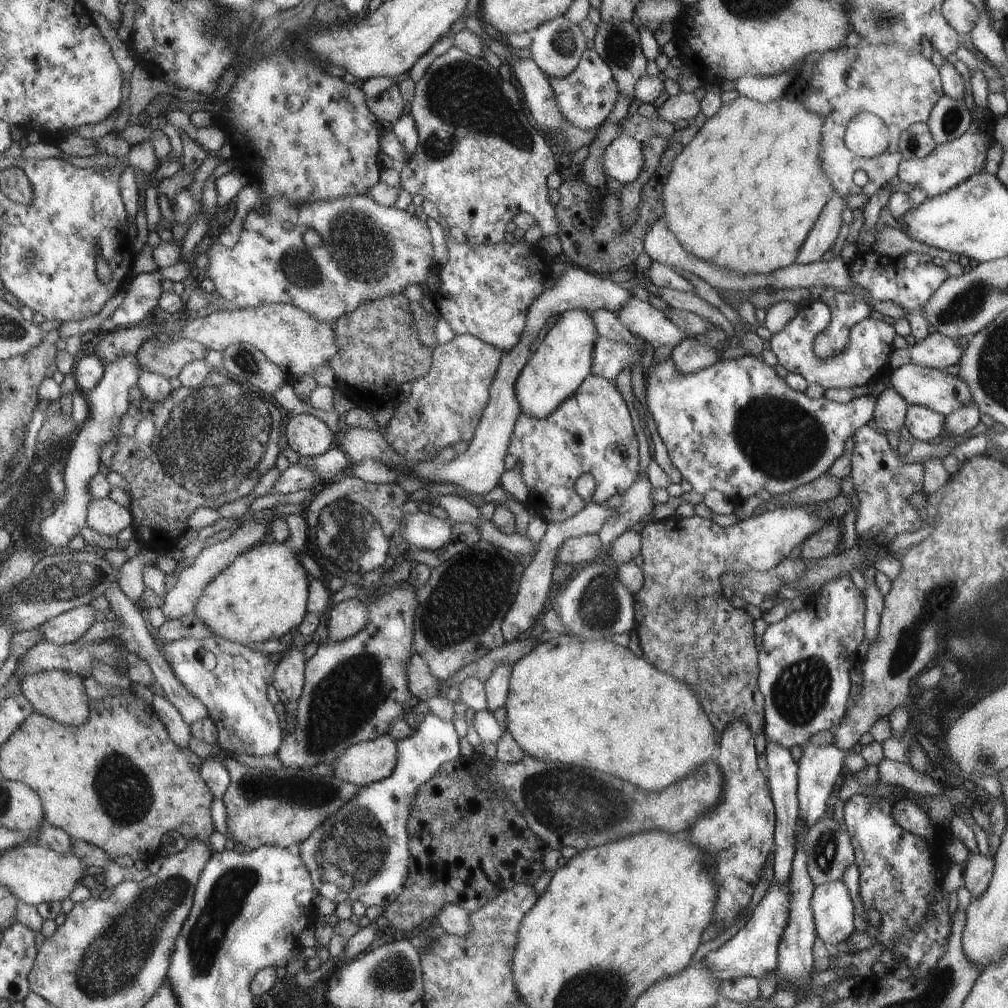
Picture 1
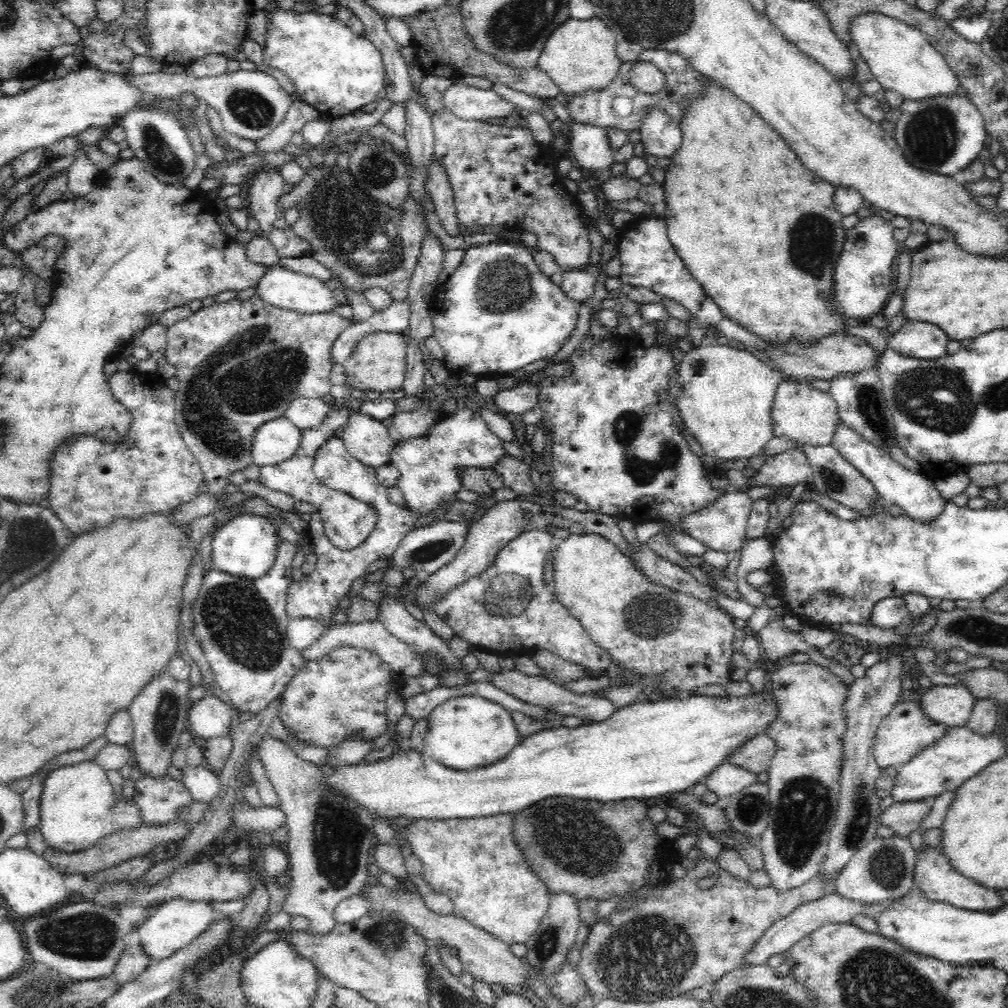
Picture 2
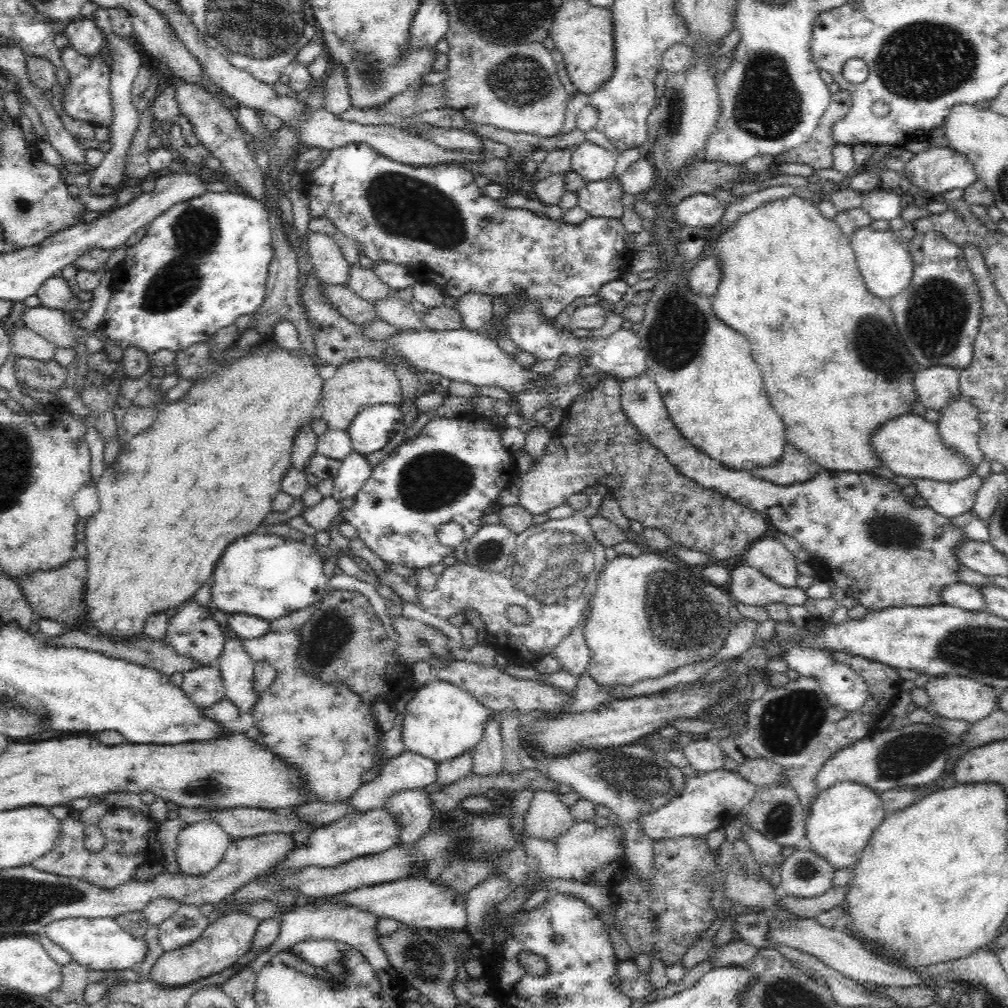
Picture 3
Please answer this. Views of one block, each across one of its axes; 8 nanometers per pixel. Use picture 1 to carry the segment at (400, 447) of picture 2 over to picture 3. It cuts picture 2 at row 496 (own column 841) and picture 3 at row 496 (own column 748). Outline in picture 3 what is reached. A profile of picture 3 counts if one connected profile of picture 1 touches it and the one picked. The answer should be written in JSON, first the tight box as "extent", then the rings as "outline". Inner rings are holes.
{"extent":[341,416,517,569],"outline":[[[438,416],[430,419],[424,428],[420,430],[418,436],[414,436],[412,440],[408,440],[408,442],[399,445],[397,449],[394,449],[389,456],[386,456],[384,460],[380,461],[372,469],[370,478],[364,482],[364,486],[361,486],[358,494],[347,504],[347,507],[342,510],[341,514],[348,524],[352,524],[352,526],[356,528],[358,536],[364,541],[366,546],[388,564],[402,564],[402,566],[406,566],[406,568],[424,569],[432,564],[442,563],[443,558],[452,553],[453,549],[442,546],[442,544],[436,540],[438,526],[444,524],[444,522],[458,522],[460,526],[464,527],[466,540],[471,539],[483,524],[481,518],[485,514],[484,510],[486,510],[492,502],[496,502],[498,494],[510,486],[513,476],[517,474],[516,461],[512,456],[512,452],[504,448],[504,444],[502,443],[502,432],[503,430],[499,428],[497,423],[494,423],[490,418],[485,416],[458,418]]]}

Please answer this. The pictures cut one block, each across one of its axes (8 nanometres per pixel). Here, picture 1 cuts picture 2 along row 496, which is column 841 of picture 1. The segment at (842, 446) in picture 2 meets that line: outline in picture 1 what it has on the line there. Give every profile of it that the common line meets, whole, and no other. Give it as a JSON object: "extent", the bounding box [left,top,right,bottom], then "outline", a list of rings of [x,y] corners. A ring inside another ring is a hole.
{"extent":[811,879,855,947],"outline":[[[842,879],[815,886],[811,900],[818,938],[828,947],[847,941],[855,931],[854,905]]]}

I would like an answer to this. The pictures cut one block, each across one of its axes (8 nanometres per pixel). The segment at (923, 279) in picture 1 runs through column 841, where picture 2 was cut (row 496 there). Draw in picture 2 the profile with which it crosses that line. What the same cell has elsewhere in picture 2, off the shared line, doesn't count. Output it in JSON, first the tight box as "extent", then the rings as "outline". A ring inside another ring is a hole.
{"extent":[258,405,378,550],"outline":[[[334,405],[328,412],[328,418],[324,420],[324,424],[317,430],[303,431],[301,438],[301,448],[290,460],[281,462],[280,464],[268,465],[260,467],[258,481],[264,483],[268,489],[274,491],[282,491],[289,494],[294,500],[302,500],[302,502],[310,502],[318,507],[323,524],[325,525],[325,533],[329,541],[342,550],[350,550],[360,546],[360,543],[371,534],[371,530],[378,520],[378,513],[374,507],[366,503],[356,500],[356,498],[340,492],[340,490],[328,489],[317,481],[316,475],[313,473],[314,454],[325,444],[325,441],[333,436],[334,431],[340,426],[345,426],[348,417],[355,413],[353,410],[345,408],[336,408]]]}

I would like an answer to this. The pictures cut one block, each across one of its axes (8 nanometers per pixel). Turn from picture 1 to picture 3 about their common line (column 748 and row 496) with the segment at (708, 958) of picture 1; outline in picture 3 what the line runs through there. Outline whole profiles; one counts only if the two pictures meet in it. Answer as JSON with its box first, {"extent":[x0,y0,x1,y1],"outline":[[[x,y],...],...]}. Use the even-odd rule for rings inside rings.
{"extent":[913,474,983,518],"outline":[[[972,474],[964,480],[954,482],[917,478],[913,480],[913,484],[920,498],[926,500],[926,506],[931,506],[936,514],[953,518],[970,511],[975,505],[983,480],[983,477]]]}

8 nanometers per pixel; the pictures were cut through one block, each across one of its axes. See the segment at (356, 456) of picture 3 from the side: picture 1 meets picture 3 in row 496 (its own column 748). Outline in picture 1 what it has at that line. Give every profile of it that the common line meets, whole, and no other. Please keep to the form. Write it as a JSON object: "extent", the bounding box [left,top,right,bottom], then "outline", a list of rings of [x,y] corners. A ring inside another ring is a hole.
{"extent":[737,301,896,390],"outline":[[[822,301],[802,303],[797,309],[797,315],[780,332],[774,333],[767,343],[755,332],[746,333],[742,335],[737,352],[760,356],[764,346],[767,346],[776,354],[779,364],[784,366],[789,373],[801,374],[809,384],[820,385],[824,390],[856,388],[856,386],[868,384],[872,378],[878,376],[878,372],[882,372],[882,368],[889,361],[889,356],[894,350],[892,345],[894,336],[896,336],[894,327],[883,321],[866,317],[851,328],[849,342],[840,354],[827,360],[821,360],[813,352],[812,347],[815,336],[820,332],[828,331],[831,320],[830,311],[829,306]]]}

